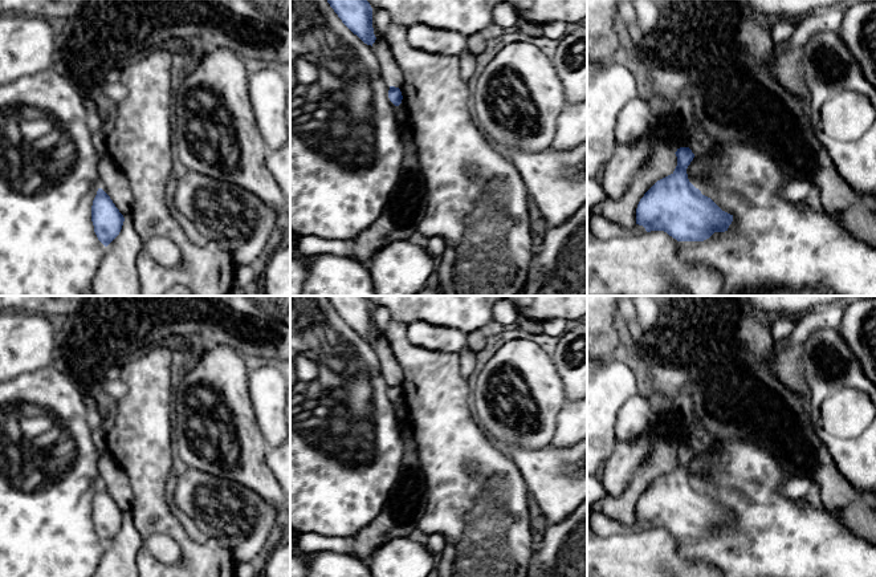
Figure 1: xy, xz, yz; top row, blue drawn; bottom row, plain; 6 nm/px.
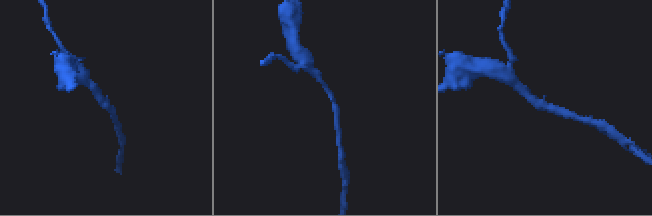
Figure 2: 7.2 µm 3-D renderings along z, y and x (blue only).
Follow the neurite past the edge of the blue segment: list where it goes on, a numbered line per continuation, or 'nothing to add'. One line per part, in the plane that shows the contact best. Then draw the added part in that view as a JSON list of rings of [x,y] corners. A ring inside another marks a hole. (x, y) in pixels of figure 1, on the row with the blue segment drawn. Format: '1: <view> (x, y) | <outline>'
nothing to add

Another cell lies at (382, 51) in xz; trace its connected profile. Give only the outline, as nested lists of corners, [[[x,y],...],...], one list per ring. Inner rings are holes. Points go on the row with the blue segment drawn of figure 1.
[[[375,40],[372,44],[372,50],[383,69],[383,76],[390,86],[400,86],[400,74],[396,69],[396,62],[392,52],[386,41]]]

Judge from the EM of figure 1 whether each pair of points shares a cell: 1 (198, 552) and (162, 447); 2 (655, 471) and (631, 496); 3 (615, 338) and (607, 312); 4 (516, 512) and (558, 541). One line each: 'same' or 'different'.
1: same
2: same
3: same
4: different

